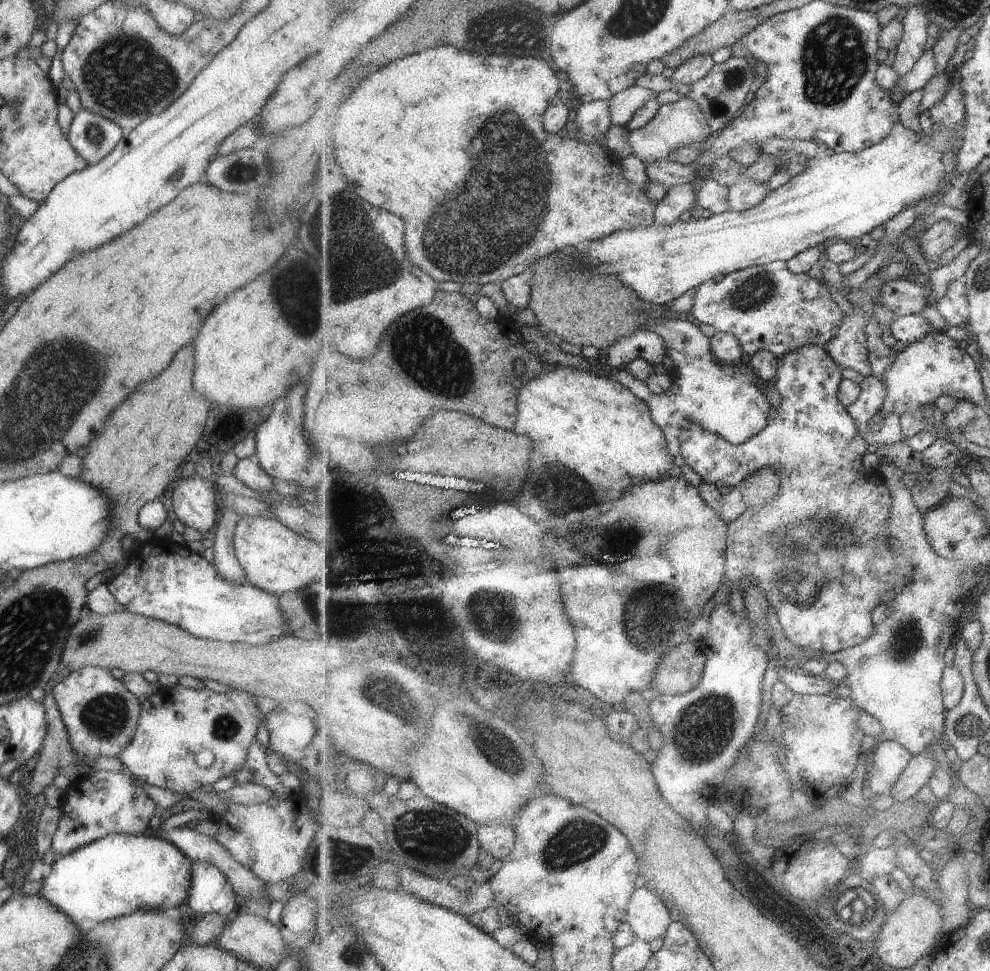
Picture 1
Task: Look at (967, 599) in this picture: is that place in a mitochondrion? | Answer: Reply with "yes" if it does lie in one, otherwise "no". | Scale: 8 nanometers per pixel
no

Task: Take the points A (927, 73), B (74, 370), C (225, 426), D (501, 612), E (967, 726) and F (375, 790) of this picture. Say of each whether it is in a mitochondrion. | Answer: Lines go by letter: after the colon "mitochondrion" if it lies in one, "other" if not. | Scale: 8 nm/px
A: other
B: mitochondrion
C: other
D: mitochondrion
E: mitochondrion
F: other

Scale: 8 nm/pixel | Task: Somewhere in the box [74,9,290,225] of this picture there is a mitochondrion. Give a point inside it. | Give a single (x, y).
(123, 74)

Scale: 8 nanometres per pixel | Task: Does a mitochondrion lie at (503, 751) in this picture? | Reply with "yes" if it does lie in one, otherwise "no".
yes

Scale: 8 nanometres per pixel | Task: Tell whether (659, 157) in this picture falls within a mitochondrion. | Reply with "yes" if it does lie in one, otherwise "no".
no

